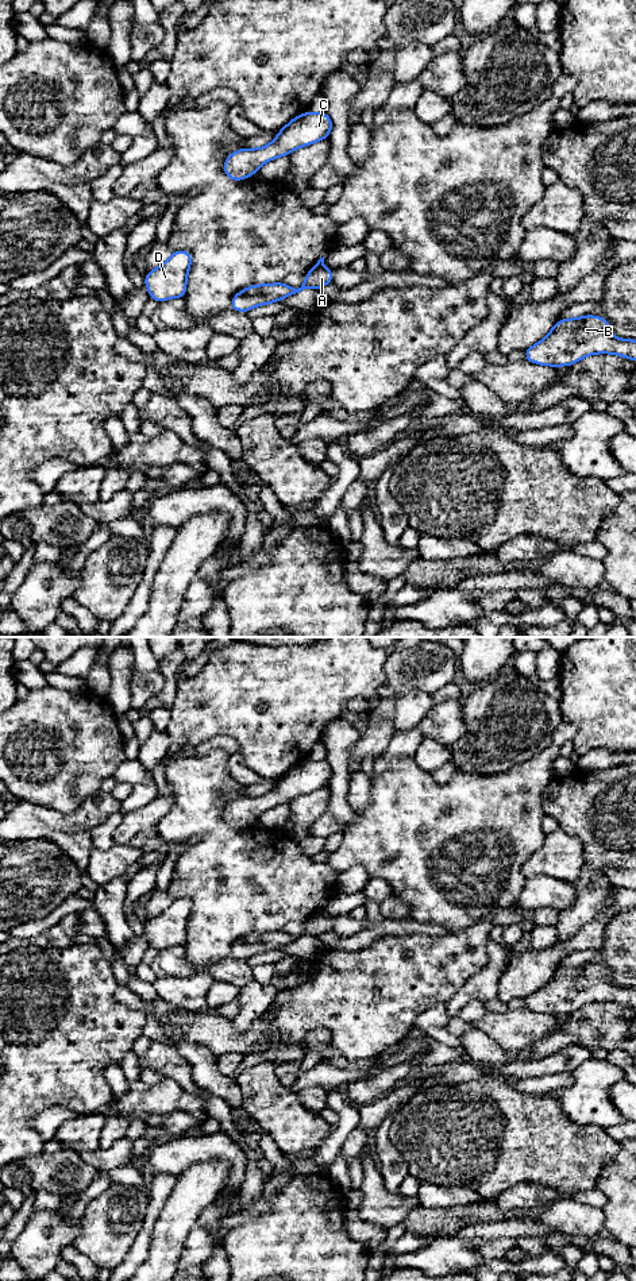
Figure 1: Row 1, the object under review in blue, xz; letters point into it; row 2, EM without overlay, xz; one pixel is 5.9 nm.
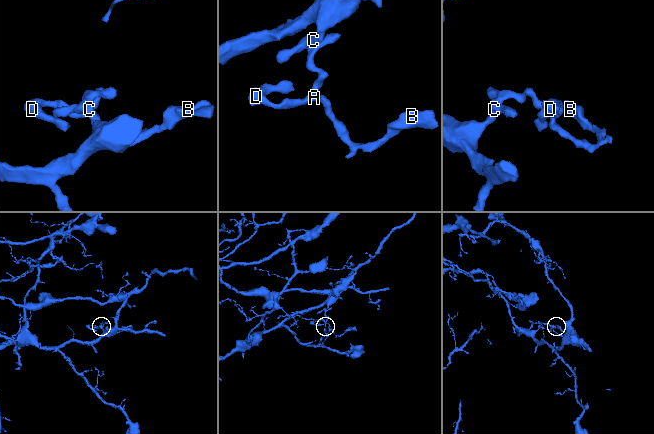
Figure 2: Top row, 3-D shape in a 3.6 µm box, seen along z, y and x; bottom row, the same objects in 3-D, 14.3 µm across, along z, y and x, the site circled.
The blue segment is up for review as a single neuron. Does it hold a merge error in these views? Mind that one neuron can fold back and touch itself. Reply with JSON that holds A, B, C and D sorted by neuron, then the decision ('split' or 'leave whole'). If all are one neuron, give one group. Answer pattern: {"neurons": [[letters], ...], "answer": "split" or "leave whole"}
{"neurons": [["A", "B", "D"], ["C"]], "answer": "split"}

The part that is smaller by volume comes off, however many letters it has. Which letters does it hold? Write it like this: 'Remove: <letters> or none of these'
Remove: A, B, D

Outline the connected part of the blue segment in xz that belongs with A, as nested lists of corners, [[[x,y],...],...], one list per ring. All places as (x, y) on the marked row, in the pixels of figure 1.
[[[313,267],[307,273],[305,281],[298,289],[284,282],[251,285],[234,296],[230,309],[248,312],[258,305],[281,301],[282,298],[300,293],[304,289],[321,289],[331,281],[334,281],[334,270]]]

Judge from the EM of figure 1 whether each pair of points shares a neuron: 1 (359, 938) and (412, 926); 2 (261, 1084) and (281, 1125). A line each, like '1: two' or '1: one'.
1: one
2: one

